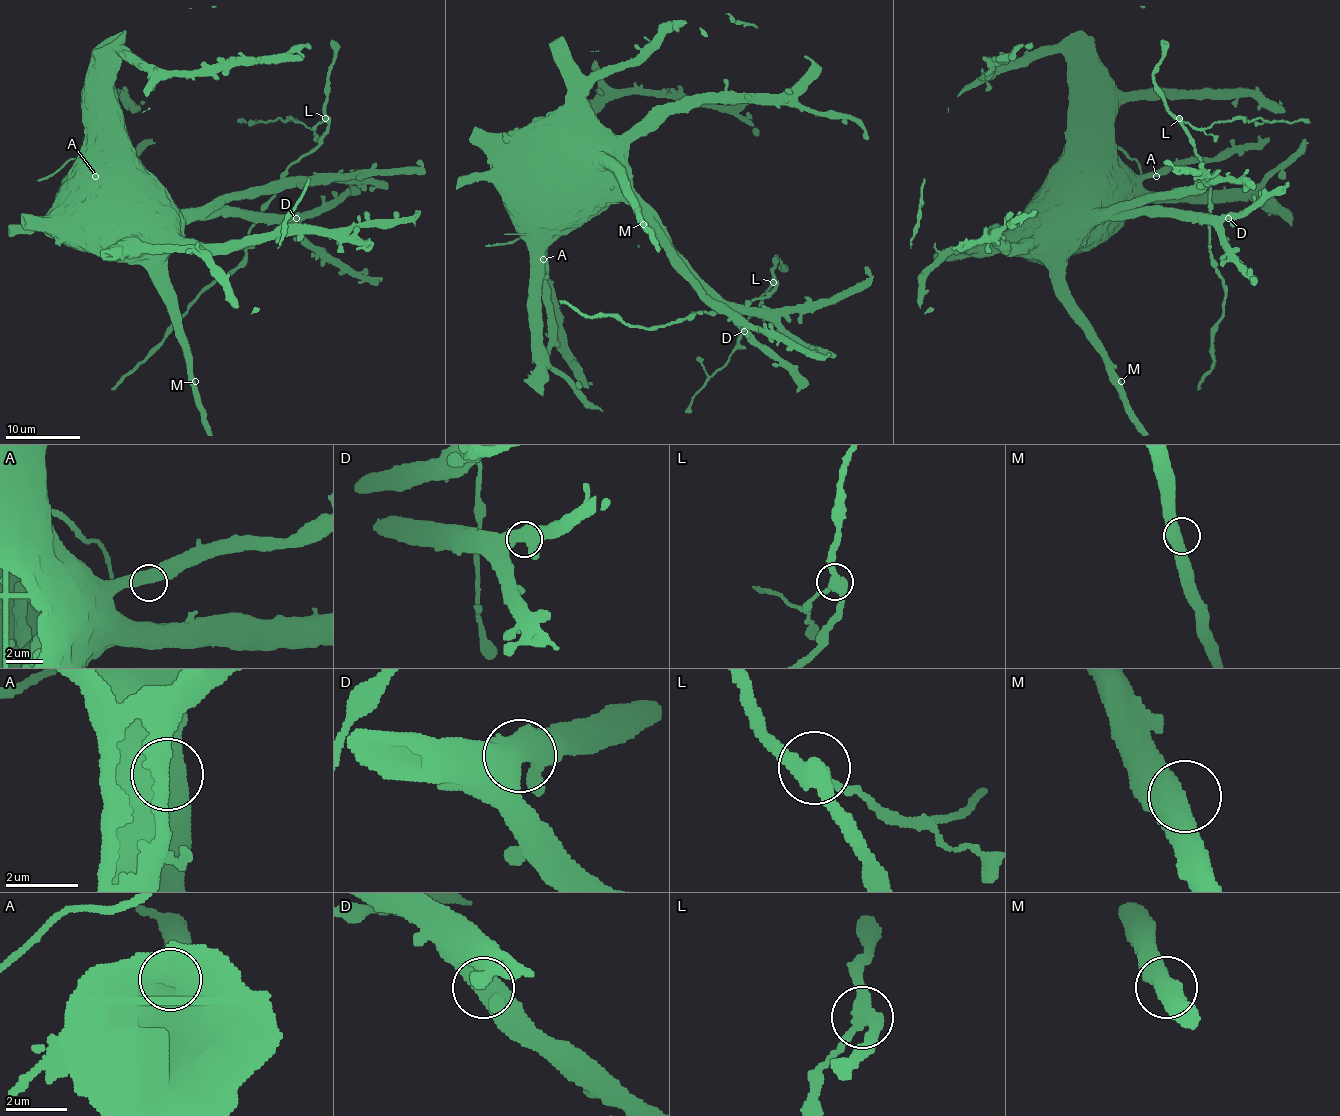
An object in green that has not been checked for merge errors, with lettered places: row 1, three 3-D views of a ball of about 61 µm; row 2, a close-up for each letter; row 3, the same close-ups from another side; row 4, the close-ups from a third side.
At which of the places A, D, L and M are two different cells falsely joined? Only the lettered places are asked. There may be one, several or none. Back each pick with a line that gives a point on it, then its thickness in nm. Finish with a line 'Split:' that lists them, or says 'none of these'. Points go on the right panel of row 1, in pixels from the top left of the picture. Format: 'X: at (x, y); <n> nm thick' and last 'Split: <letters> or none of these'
L: at (1179, 118); 440 nm thick
Split: L

